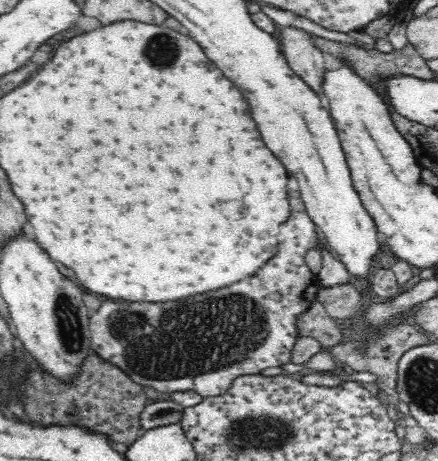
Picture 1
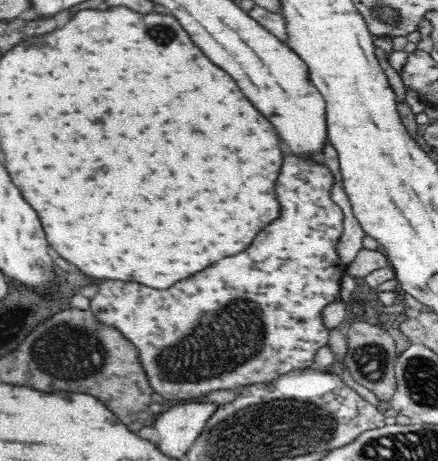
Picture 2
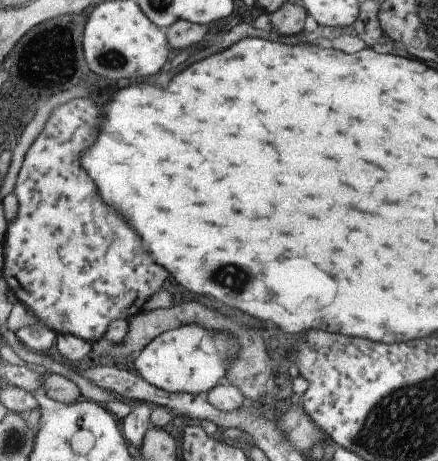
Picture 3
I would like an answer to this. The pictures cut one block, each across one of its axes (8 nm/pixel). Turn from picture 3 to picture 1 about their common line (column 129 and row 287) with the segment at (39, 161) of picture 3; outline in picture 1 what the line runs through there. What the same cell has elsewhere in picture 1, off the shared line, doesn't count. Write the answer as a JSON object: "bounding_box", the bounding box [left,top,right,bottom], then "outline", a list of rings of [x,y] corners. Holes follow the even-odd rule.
{"bounding_box":[90,192,322,398],"outline":[[[288,192],[288,200],[290,200],[290,206],[292,206],[292,214],[290,214],[288,222],[284,224],[284,228],[280,230],[278,252],[254,276],[244,278],[244,280],[240,280],[240,282],[236,282],[236,284],[232,284],[228,288],[212,290],[212,292],[206,292],[206,294],[196,294],[192,298],[184,298],[184,300],[176,300],[176,302],[104,302],[94,314],[90,314],[90,334],[92,334],[90,344],[92,344],[92,350],[98,352],[102,358],[106,358],[110,364],[116,364],[122,372],[126,372],[140,386],[150,386],[150,388],[154,388],[158,392],[170,392],[170,394],[172,392],[198,392],[204,398],[214,398],[214,396],[224,394],[228,390],[228,386],[232,386],[234,378],[260,374],[266,368],[280,368],[282,364],[290,364],[292,350],[296,348],[296,340],[300,338],[300,334],[298,334],[298,318],[314,302],[318,302],[318,292],[322,288],[320,280],[318,280],[318,274],[308,266],[306,256],[308,256],[308,252],[312,252],[316,248],[322,248],[322,246],[320,246],[320,238],[318,238],[318,232],[316,232],[316,224],[314,224],[314,220],[310,220],[310,214],[306,210],[302,194],[300,192]]]}

